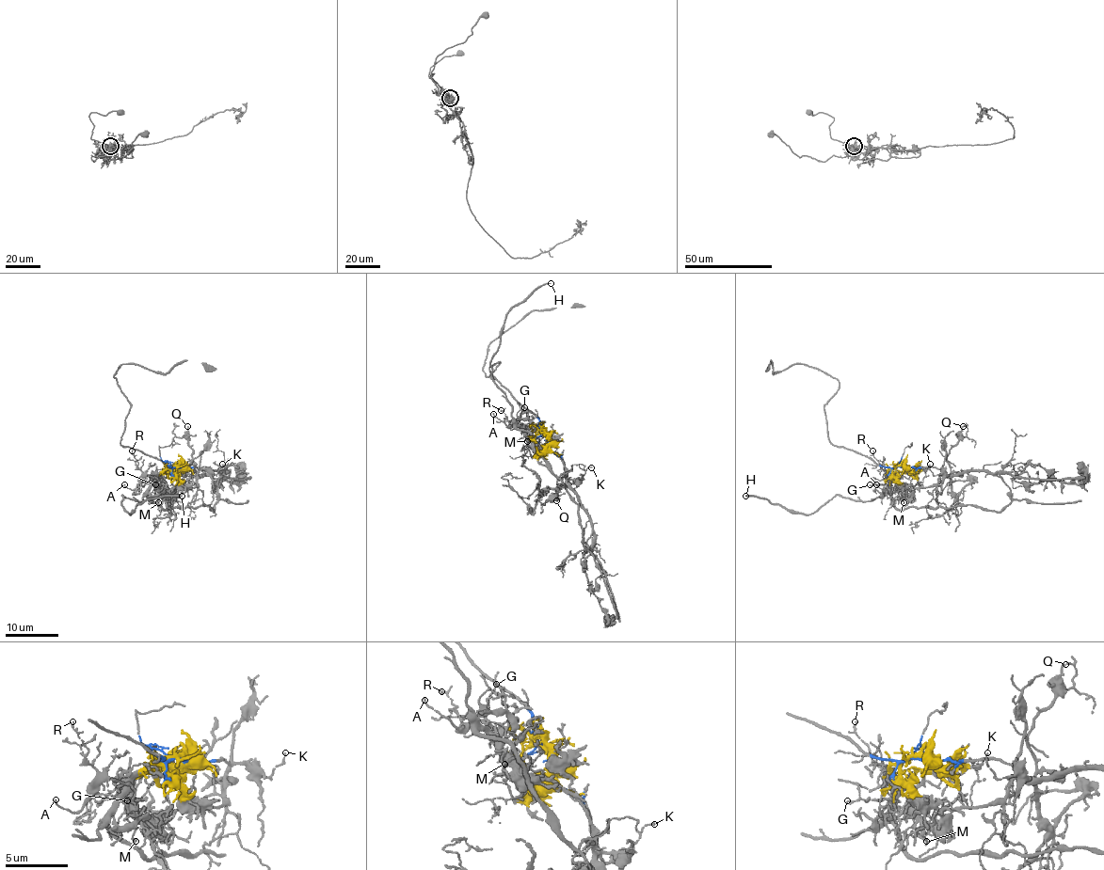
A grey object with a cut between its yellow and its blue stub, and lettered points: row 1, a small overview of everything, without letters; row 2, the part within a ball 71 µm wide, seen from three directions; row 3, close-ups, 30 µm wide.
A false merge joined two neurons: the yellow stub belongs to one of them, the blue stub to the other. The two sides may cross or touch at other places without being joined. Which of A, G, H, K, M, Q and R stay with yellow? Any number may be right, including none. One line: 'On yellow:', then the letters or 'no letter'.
On yellow: A, G, H, M, R

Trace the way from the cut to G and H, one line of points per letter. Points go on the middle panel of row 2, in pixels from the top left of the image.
G: (548, 438), (535, 427), (520, 424), (520, 415), (528, 412), (524, 406)
H: (548, 438), (521, 428), (512, 418), (512, 404), (491, 377), (490, 360), (500, 347), (506, 313), (551, 283)

